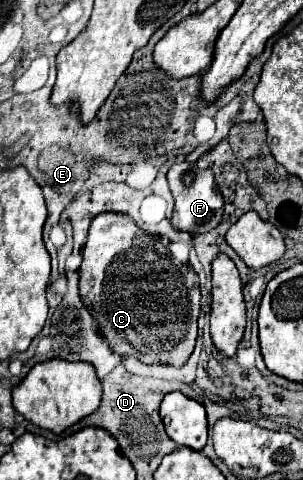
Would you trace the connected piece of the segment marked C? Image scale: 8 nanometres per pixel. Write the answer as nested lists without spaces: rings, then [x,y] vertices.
[[[102,212],[90,224],[78,274],[80,298],[112,352],[176,368],[190,358],[200,314],[198,274],[178,262],[160,238],[144,234],[128,214]]]

